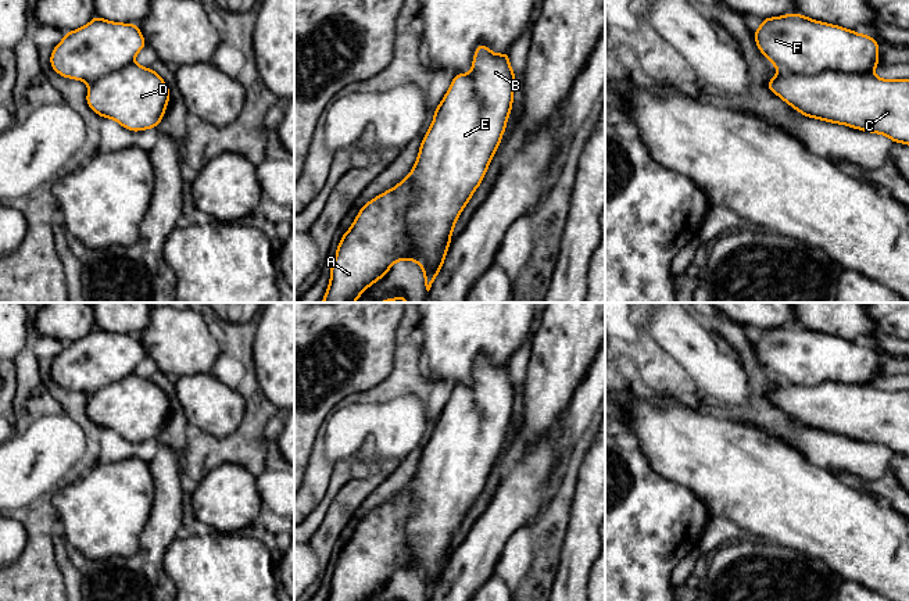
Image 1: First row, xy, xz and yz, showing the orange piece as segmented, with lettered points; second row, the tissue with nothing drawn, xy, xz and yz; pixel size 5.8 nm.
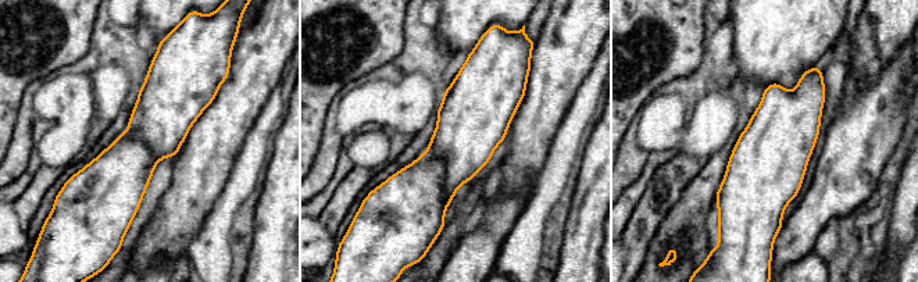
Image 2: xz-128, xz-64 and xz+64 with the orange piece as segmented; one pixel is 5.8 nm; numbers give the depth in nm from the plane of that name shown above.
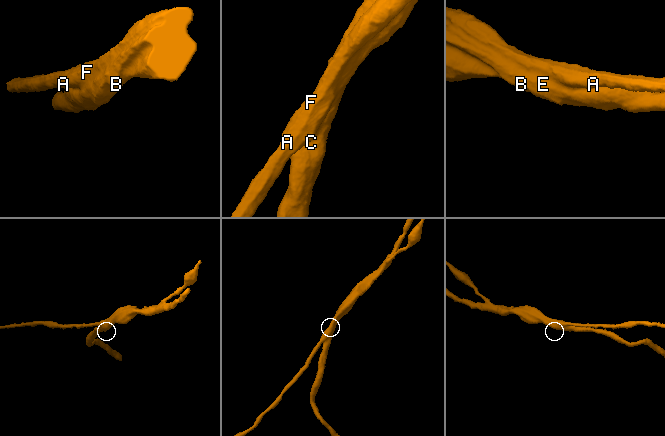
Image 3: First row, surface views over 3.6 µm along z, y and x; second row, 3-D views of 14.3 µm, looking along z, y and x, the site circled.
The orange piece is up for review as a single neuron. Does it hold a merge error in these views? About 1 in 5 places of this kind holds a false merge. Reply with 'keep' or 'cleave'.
keep

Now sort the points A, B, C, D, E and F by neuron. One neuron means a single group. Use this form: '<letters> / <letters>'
A B C D E F

